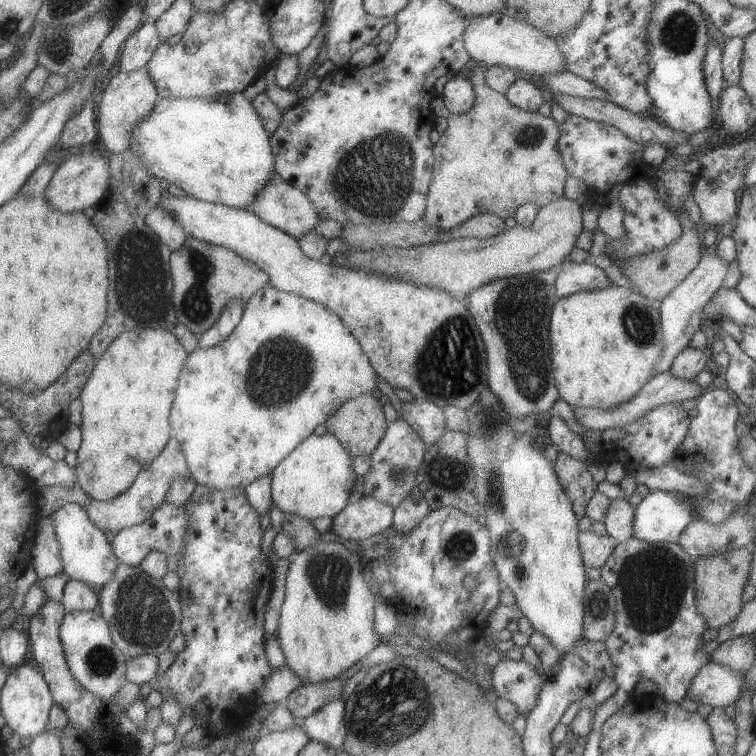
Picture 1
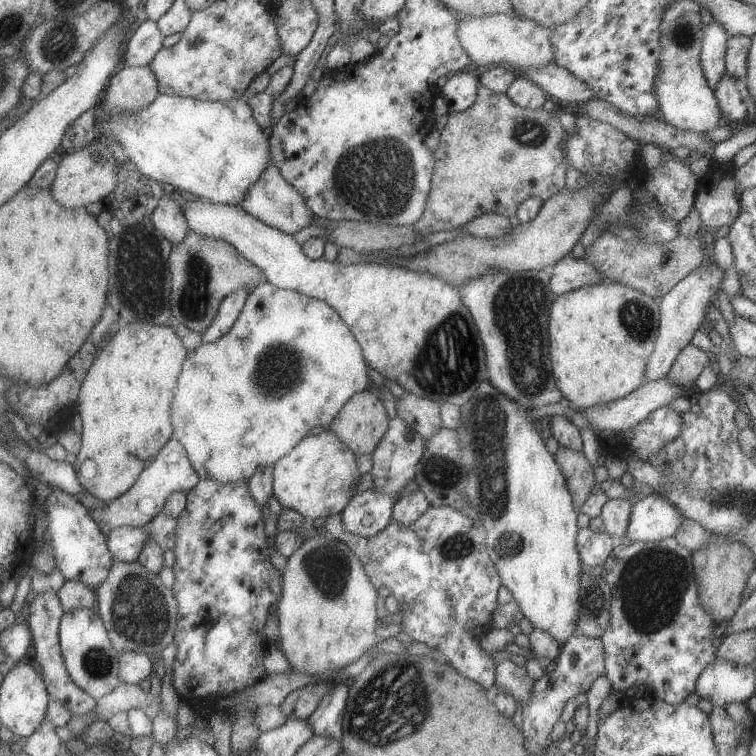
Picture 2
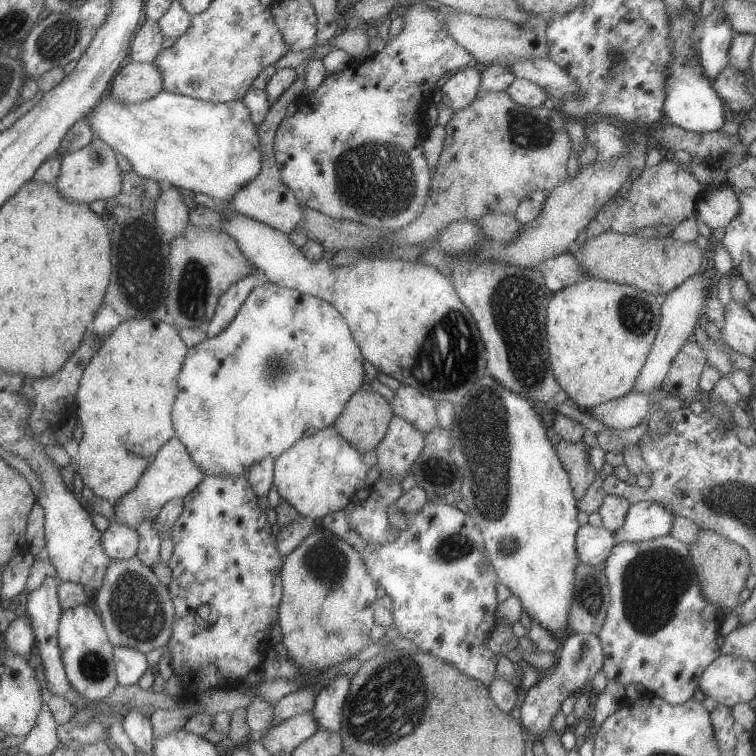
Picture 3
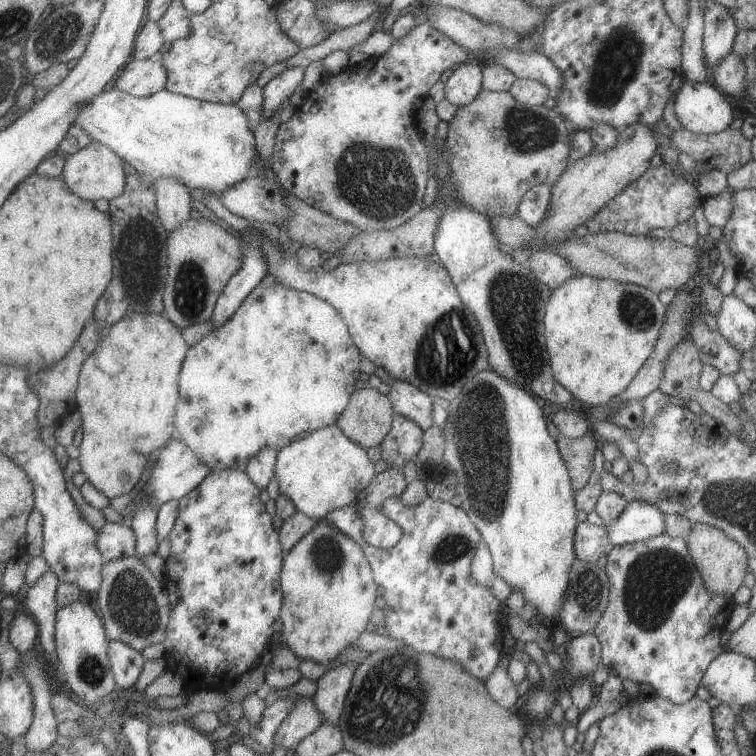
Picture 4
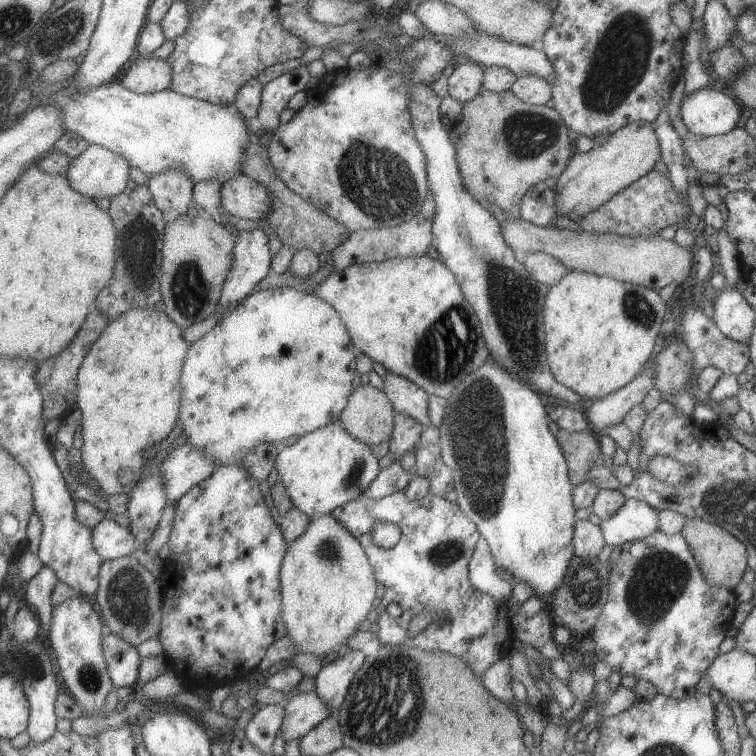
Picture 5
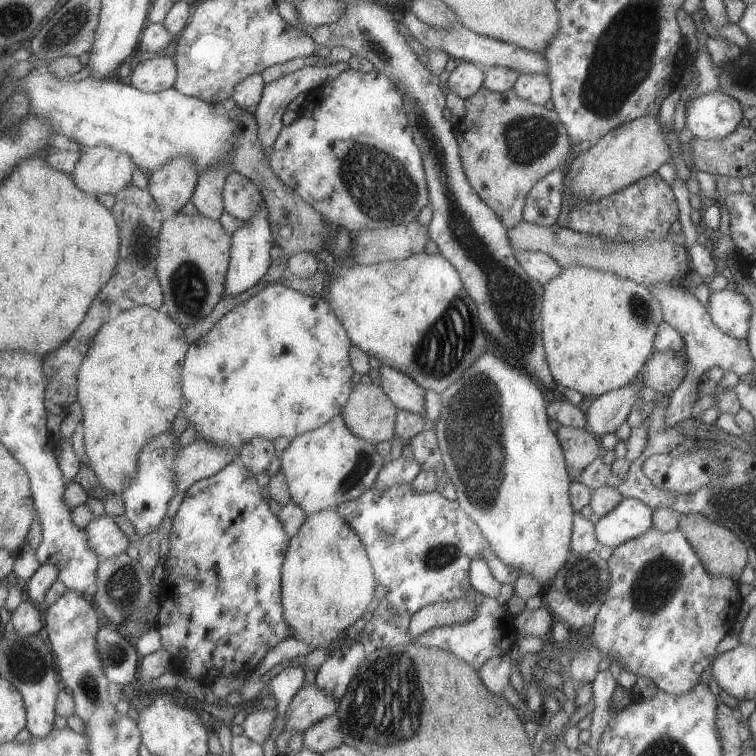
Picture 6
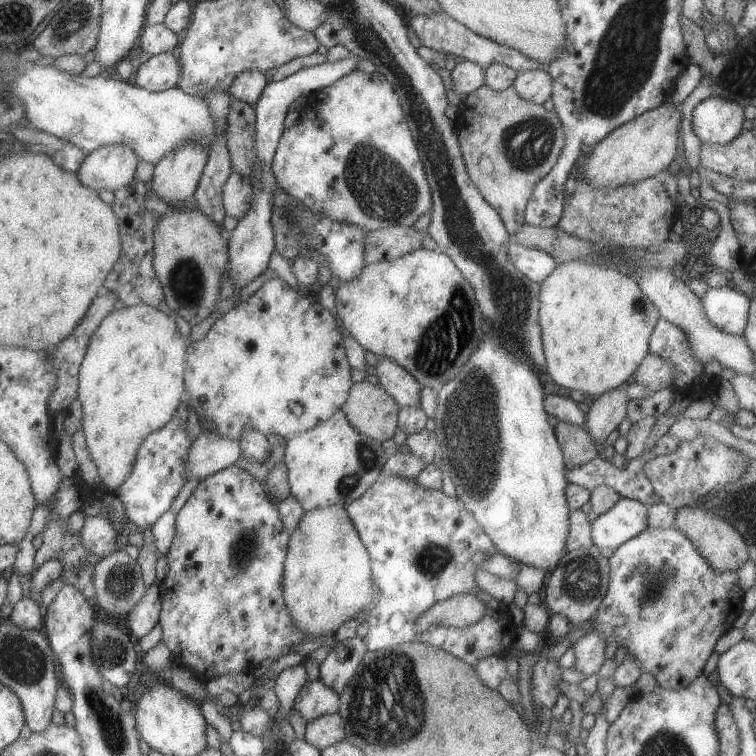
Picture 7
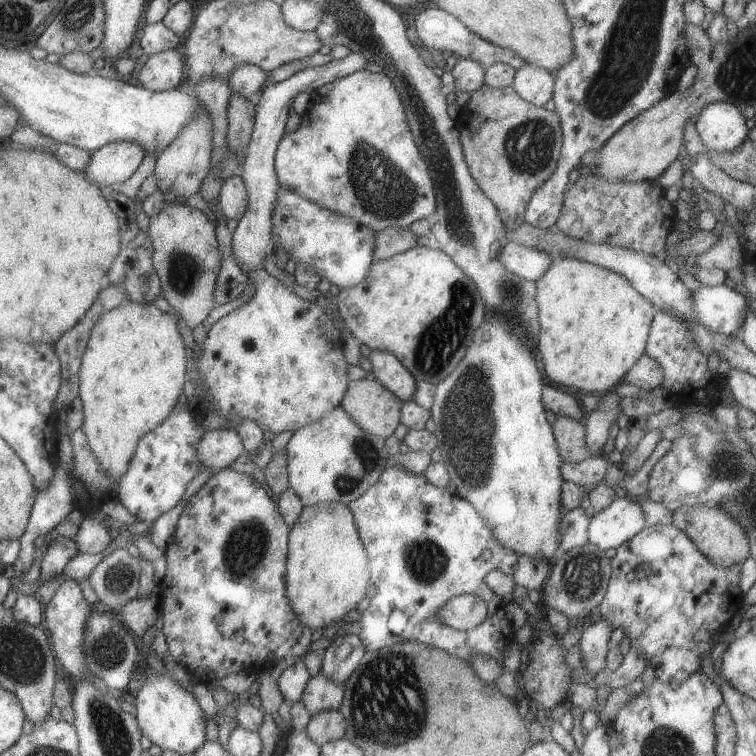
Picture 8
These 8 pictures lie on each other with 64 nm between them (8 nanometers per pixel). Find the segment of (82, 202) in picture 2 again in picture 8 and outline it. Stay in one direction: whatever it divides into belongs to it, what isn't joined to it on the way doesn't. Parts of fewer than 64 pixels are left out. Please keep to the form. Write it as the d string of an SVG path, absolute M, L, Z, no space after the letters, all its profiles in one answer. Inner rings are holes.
M110 142L91 152L83 174L89 184L95 184L100 189L120 184L137 170L143 157L143 150L137 142Z

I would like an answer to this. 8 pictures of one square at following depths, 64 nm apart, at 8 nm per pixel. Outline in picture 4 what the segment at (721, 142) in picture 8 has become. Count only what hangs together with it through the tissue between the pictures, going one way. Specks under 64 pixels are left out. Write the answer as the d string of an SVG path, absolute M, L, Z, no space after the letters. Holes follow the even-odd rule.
M681 76L681 86L671 97L677 121L688 131L713 134L728 128L733 120L729 100L706 82L693 84Z

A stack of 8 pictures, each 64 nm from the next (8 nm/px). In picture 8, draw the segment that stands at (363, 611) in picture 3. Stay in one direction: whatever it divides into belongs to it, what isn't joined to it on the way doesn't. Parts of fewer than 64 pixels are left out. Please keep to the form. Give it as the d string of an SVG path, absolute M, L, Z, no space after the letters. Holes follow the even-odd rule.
M321 503L305 505L295 524L289 527L288 551L285 564L285 596L297 620L309 630L341 624L342 618L365 598L369 583L369 560L359 538L353 516L347 505L341 503Z

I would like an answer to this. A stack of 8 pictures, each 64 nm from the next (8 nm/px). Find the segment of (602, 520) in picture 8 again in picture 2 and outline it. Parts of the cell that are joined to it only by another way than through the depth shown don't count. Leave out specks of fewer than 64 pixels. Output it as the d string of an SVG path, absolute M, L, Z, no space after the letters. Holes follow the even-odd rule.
M650 494L631 506L624 540L658 542L674 537L682 519L669 502Z

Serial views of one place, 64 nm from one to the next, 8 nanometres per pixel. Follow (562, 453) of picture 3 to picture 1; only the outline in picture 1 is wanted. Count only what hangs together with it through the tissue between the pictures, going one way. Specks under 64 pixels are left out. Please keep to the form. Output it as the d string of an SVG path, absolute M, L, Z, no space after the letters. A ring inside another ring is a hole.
M557 453L554 464L555 476L559 480L559 486L567 494L573 509L575 518L585 516L585 506L596 491L596 483L593 481L586 463L579 462L567 454Z

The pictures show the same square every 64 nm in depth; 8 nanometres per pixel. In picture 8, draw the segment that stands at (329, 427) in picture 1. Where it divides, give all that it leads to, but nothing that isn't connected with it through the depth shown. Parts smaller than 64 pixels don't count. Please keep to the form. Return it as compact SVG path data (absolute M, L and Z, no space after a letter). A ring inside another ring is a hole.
M352 380L340 407L367 434L383 438L393 434L399 424L402 402L377 380Z

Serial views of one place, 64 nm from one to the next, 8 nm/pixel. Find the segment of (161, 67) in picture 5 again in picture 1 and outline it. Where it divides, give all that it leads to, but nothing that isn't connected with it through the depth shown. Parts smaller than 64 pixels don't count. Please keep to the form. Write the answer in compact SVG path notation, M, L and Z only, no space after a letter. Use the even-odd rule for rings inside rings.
M145 67L119 71L107 82L96 112L97 141L109 154L121 155L130 144L129 134L140 119L147 117L158 100L155 86Z

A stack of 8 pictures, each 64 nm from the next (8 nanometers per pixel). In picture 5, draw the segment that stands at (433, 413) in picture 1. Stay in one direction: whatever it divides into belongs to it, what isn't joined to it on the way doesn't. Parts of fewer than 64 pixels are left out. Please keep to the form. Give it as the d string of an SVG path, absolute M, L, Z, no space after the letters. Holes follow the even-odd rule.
M387 373L383 378L383 392L395 413L405 413L424 429L431 425L427 410L429 395L409 380Z

